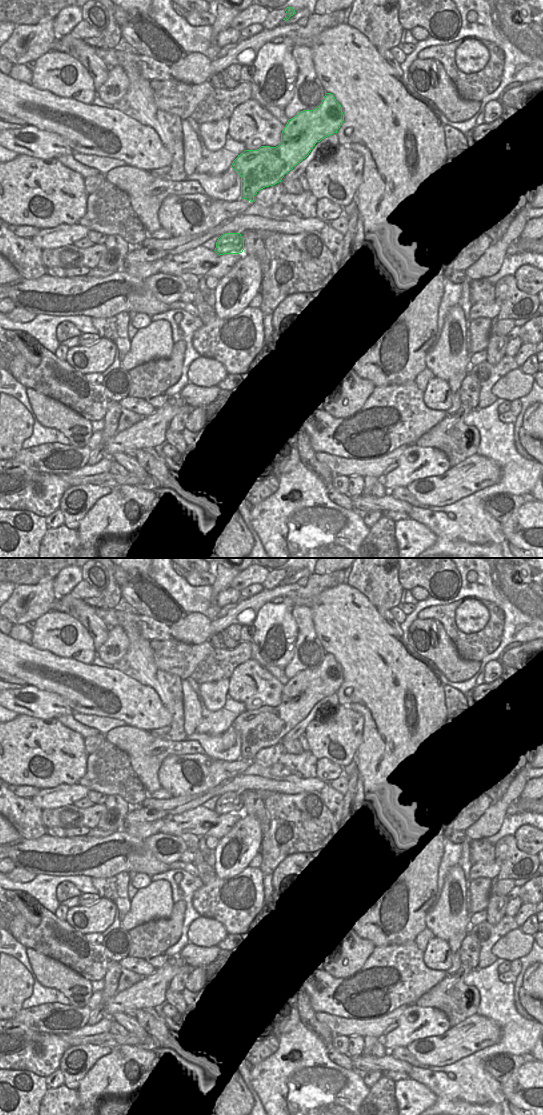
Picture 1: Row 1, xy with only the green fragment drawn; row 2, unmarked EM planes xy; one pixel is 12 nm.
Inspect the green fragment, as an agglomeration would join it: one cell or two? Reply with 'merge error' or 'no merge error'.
no merge error

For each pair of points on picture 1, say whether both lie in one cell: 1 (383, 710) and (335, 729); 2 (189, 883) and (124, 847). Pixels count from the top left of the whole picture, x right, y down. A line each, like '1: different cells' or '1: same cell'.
1: different cells
2: different cells

